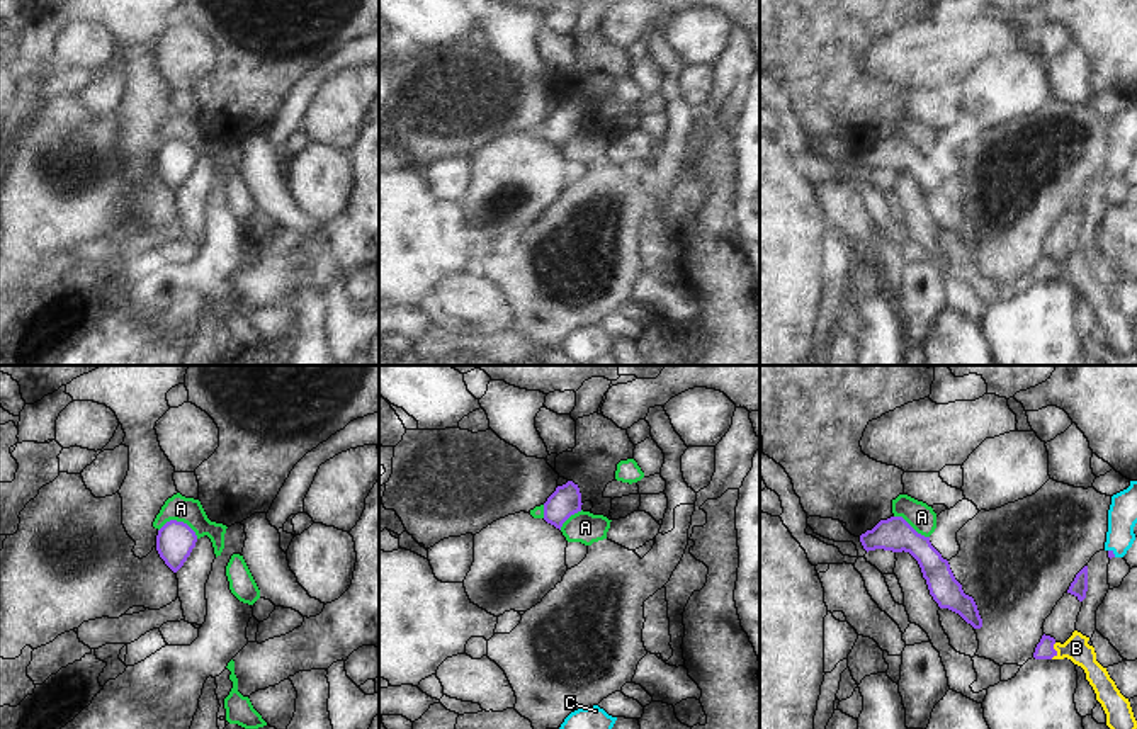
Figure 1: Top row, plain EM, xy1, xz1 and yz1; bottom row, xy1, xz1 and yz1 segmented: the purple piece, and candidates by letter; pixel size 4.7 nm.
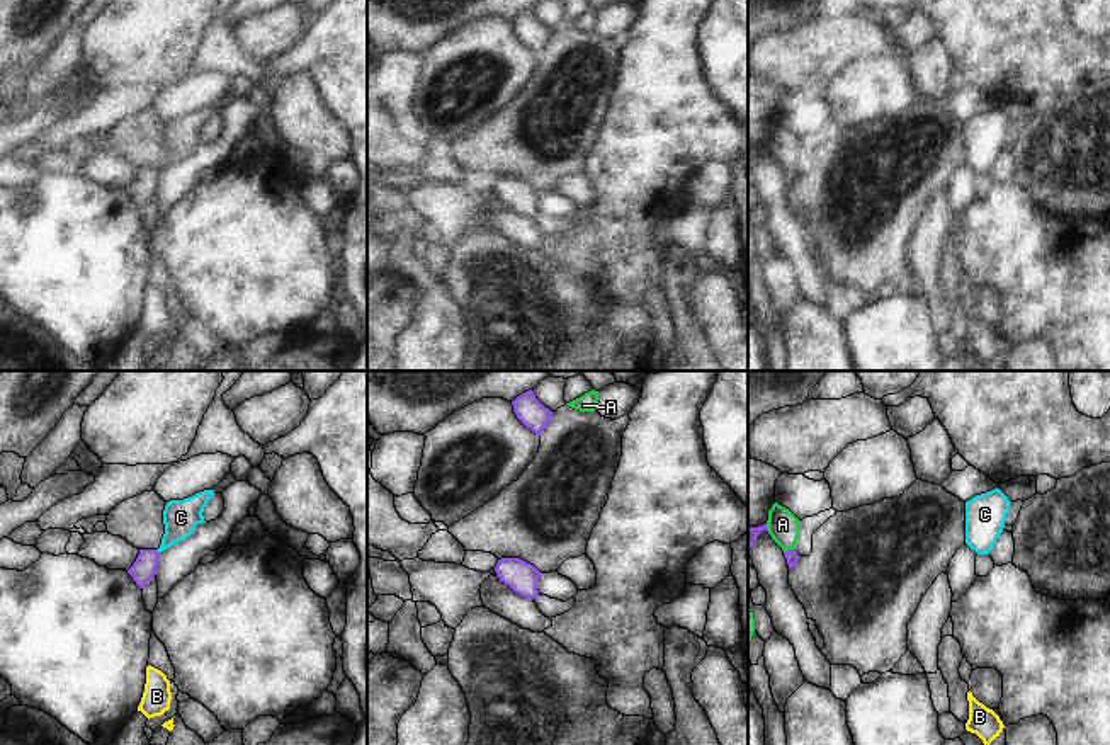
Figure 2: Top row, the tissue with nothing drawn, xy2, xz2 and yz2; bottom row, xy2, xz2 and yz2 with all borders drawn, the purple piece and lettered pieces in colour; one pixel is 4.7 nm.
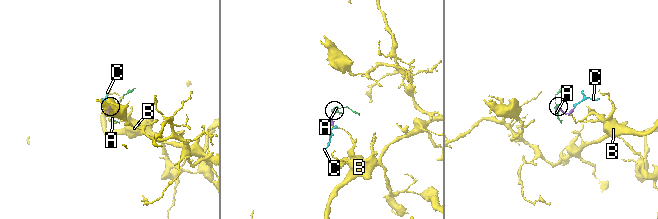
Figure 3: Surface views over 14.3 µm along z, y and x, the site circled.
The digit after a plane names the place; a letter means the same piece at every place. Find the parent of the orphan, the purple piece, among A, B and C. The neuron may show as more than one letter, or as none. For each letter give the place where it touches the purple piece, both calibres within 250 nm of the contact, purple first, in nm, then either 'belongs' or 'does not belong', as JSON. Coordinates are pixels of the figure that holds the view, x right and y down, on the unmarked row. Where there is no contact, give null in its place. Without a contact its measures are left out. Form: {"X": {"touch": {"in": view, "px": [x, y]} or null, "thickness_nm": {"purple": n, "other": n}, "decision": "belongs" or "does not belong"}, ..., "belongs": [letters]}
{"A": {"touch": {"in": "xy1", "px": [179, 141]}, "thickness_nm": {"purple": 180, "other": 120}, "decision": "does not belong"}, "B": {"touch": {"in": "yz1", "px": [1056, 271]}, "thickness_nm": {"purple": 90, "other": 120}, "decision": "belongs"}, "C": {"touch": {"in": "xy2", "px": [157, 170]}, "thickness_nm": {"purple": 110, "other": 160}, "decision": "belongs"}, "belongs": ["B", "C"]}

